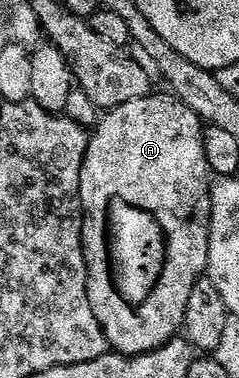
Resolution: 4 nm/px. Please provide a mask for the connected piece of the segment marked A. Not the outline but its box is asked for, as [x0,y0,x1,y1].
[81,92,212,356]

